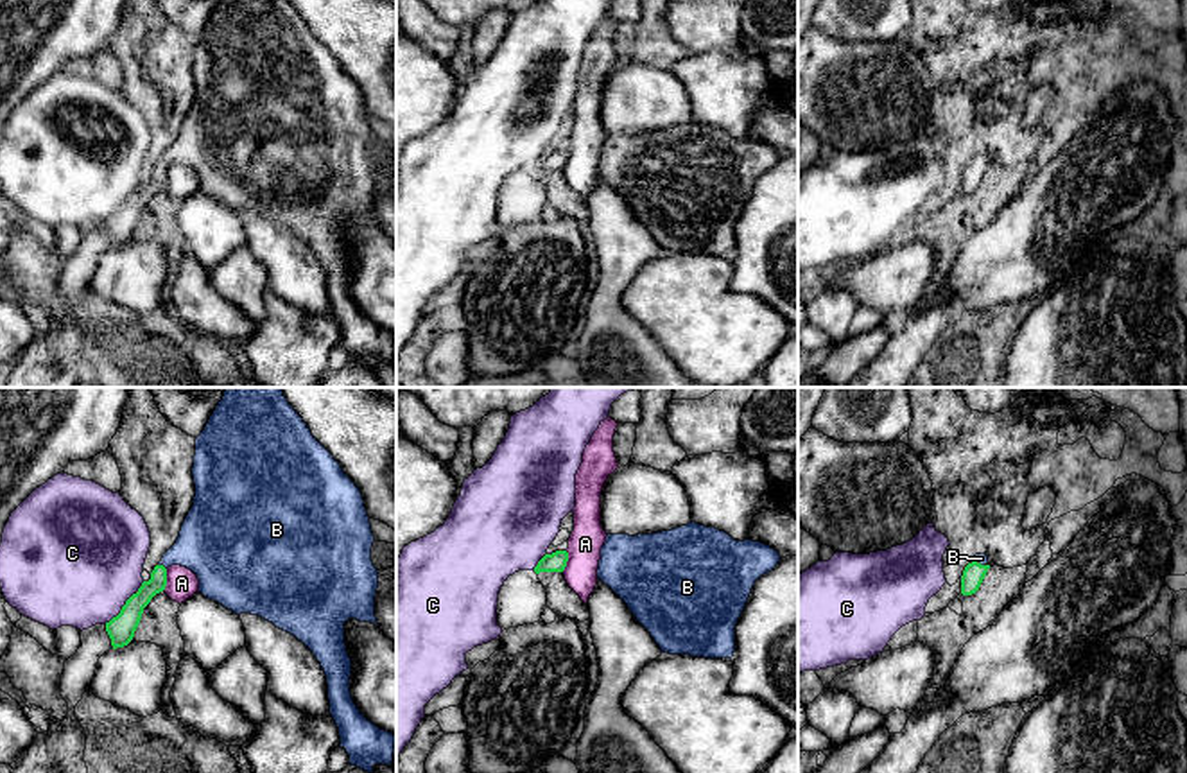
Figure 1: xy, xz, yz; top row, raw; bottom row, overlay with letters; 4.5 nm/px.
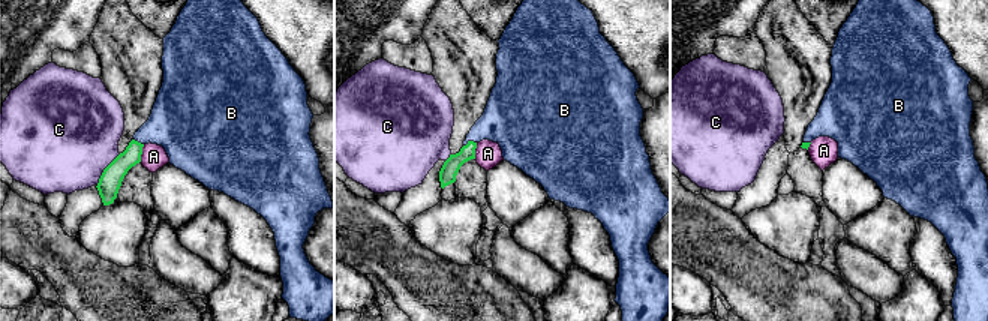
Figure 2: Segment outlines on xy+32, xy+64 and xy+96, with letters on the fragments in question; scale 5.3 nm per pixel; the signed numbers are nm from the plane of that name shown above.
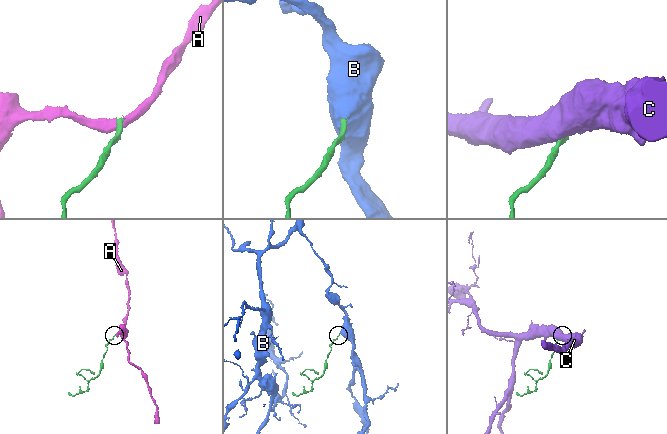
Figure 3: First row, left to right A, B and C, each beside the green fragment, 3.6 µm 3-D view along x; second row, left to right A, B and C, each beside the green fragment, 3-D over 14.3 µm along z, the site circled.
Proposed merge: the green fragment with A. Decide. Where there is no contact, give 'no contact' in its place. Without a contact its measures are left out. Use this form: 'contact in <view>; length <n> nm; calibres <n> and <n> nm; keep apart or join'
contact in xy; length 110 nm; calibres 100 and 140 nm; keep apart

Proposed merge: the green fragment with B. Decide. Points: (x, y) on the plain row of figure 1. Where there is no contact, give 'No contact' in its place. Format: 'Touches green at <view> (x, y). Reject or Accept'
Touches green at xy (164, 165). Accept

